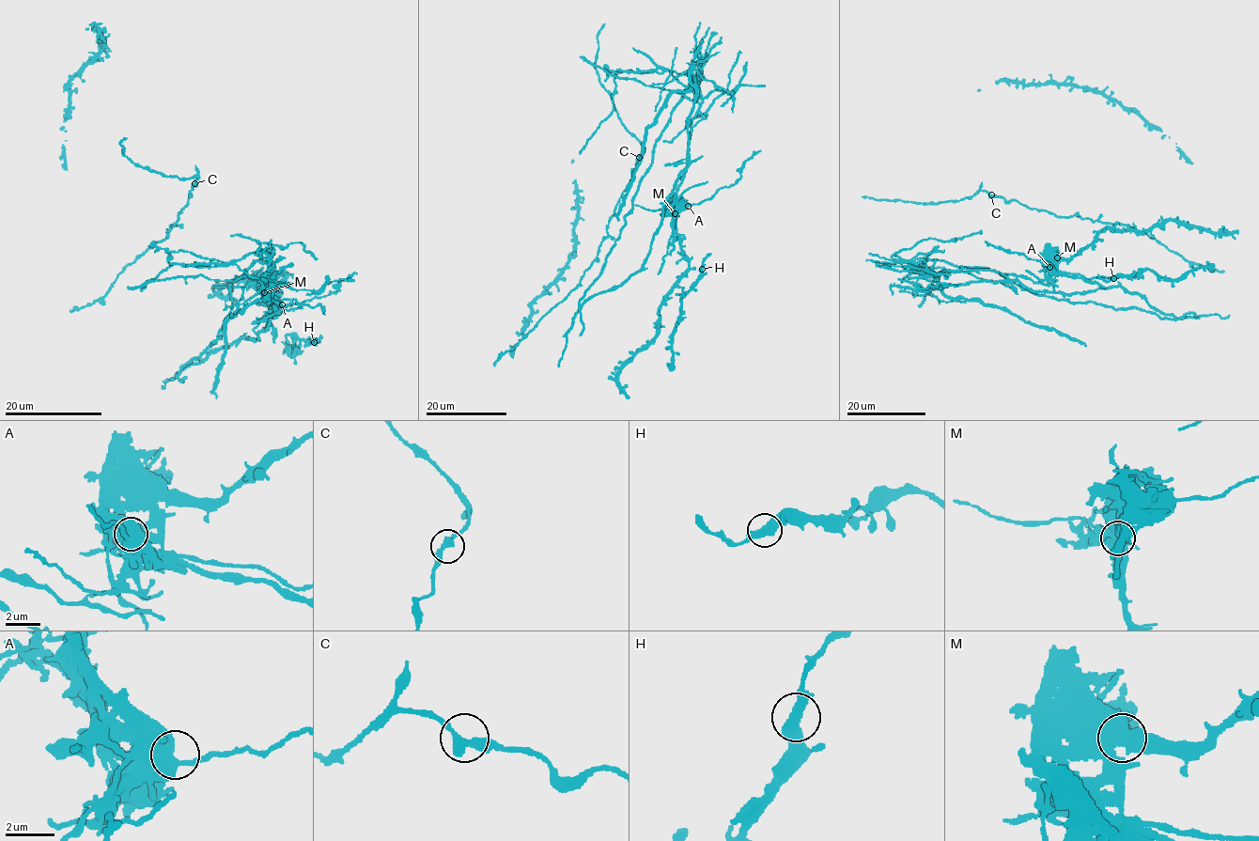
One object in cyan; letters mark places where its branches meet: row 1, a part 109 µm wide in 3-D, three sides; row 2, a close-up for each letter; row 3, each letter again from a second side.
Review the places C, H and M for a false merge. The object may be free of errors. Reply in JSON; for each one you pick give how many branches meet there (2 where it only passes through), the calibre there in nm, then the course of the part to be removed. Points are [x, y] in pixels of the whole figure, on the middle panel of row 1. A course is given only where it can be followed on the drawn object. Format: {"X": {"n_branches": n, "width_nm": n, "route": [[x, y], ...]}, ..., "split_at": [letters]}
{"M": {"n_branches": 2, "width_nm": 700, "route": [[675, 213], [698, 109], [691, 67], [689, 164], [663, 204], [649, 255], [618, 287], [582, 304], [558, 366]]}, "split_at": ["M"]}

